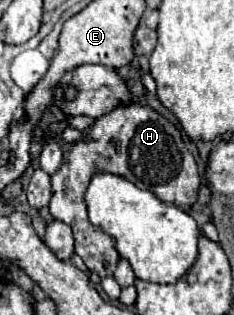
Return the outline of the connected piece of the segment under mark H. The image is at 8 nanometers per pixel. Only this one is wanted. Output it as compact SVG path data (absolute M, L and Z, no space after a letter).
M132 102L126 106L118 106L110 114L98 118L86 134L92 138L92 142L76 142L74 148L68 152L64 166L60 166L60 170L52 176L52 200L48 208L56 220L72 228L74 252L84 260L88 270L96 272L100 278L106 278L114 274L120 258L114 250L114 242L110 242L106 234L98 234L98 230L90 226L84 192L92 174L122 174L136 186L158 194L162 202L176 204L180 208L188 208L196 202L200 176L192 154L182 142L180 130L150 106L140 106Z

